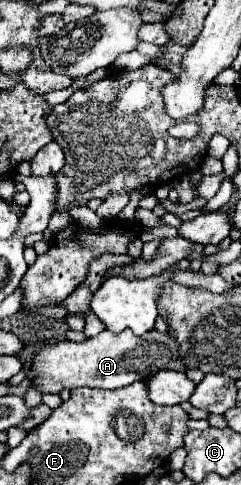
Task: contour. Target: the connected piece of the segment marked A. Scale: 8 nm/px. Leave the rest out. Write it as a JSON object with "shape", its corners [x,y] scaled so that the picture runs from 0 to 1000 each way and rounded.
{"shape":[[[440,678],[340,707],[257,703],[174,720],[141,736],[133,757],[141,786],[174,810],[249,810],[257,802],[307,798],[498,802],[573,781],[622,781],[680,761],[772,765],[772,753],[739,740],[739,707],[722,703],[722,691],[705,682],[656,687],[647,678],[581,695],[564,695],[539,678],[515,678],[506,687],[465,687]]]}

